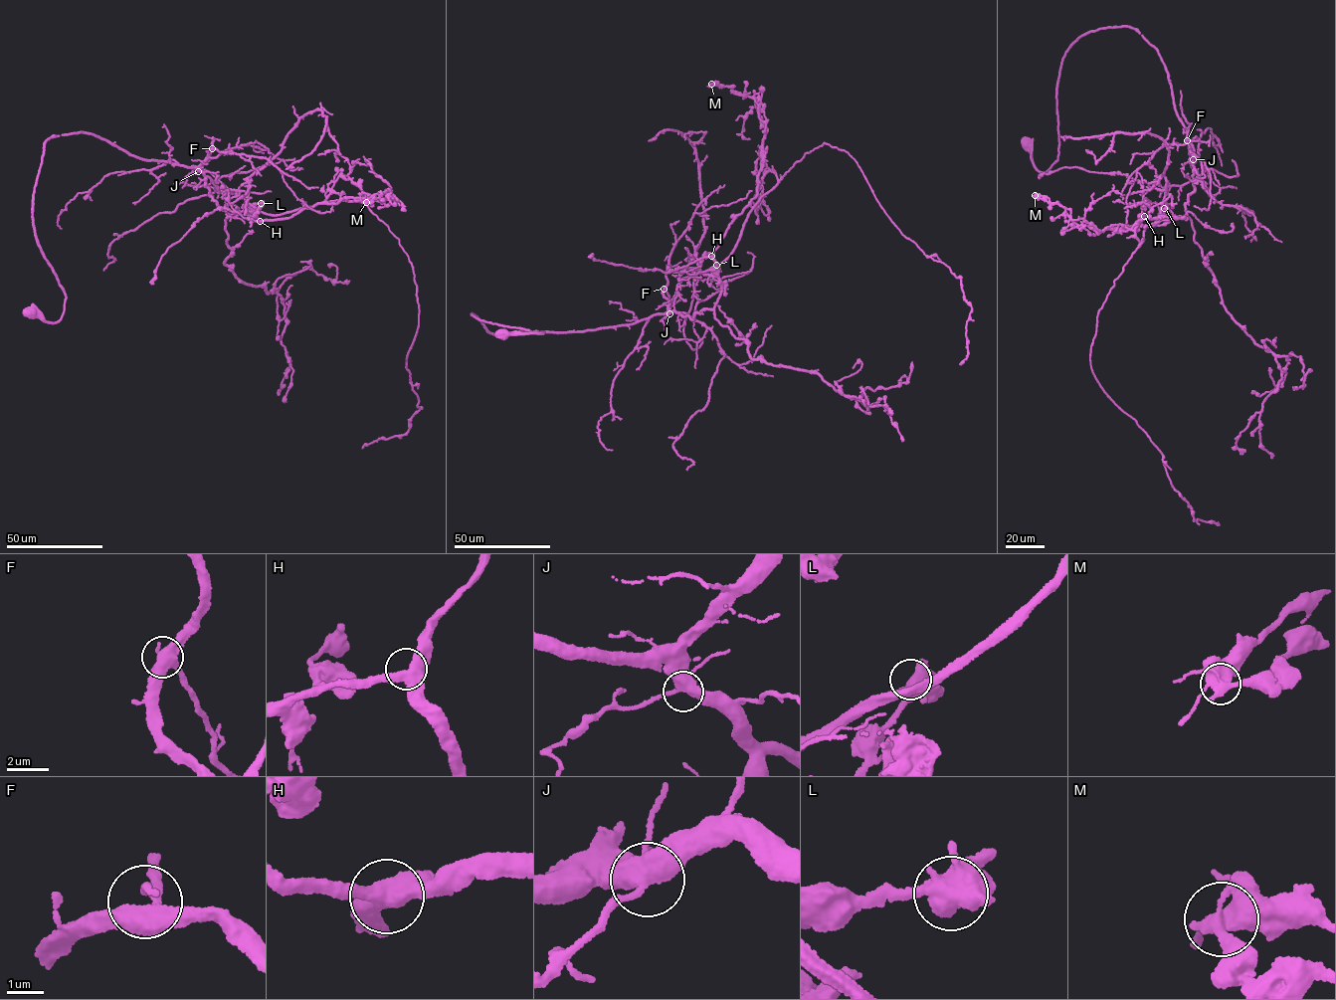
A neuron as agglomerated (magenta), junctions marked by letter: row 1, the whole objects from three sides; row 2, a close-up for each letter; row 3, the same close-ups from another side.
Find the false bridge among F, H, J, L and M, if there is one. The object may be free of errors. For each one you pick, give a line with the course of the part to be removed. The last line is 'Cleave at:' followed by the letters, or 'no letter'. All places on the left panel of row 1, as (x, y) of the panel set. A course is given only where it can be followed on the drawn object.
M: foreign part runs (366, 202), (394, 196), (360, 193), (412, 267), (419, 323), (406, 367), (420, 408), (408, 432), (362, 448)
Cleave at: M

